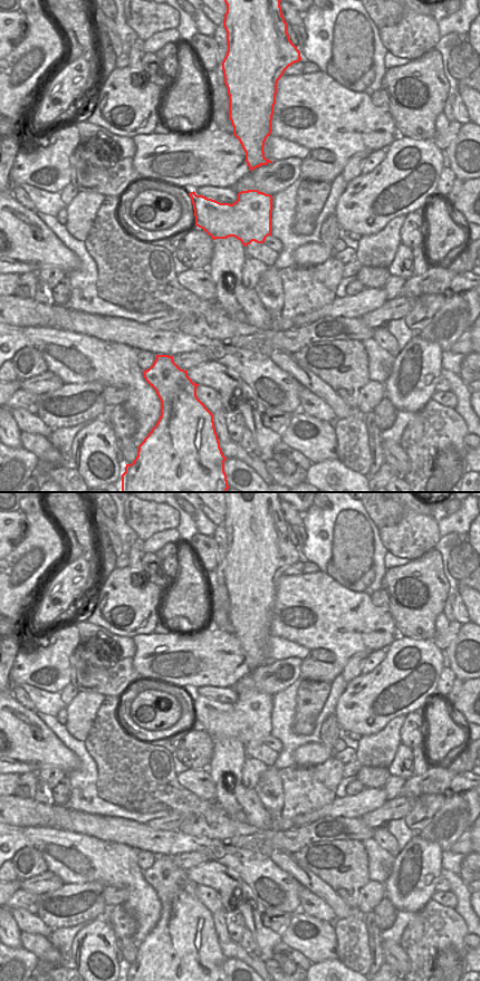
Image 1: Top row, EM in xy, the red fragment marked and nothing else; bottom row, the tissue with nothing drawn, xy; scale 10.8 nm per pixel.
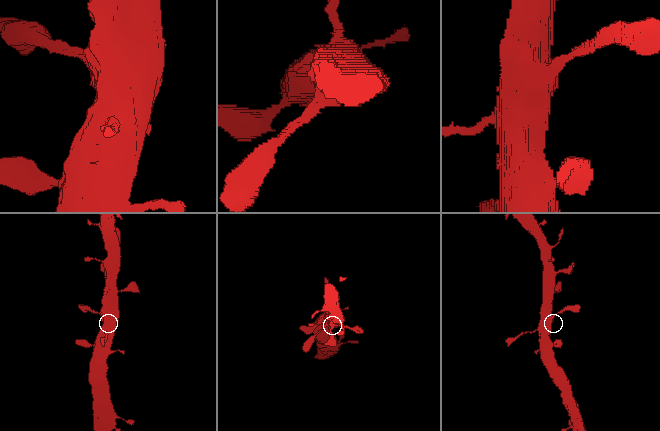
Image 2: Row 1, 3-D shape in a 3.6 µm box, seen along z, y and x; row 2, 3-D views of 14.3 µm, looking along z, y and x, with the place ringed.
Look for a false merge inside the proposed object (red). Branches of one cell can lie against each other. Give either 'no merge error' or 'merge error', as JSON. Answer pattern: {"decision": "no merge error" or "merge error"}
{"decision": "no merge error"}

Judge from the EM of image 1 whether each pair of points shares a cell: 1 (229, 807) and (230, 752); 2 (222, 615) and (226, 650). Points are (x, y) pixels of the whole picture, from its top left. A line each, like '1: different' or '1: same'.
1: same
2: different

